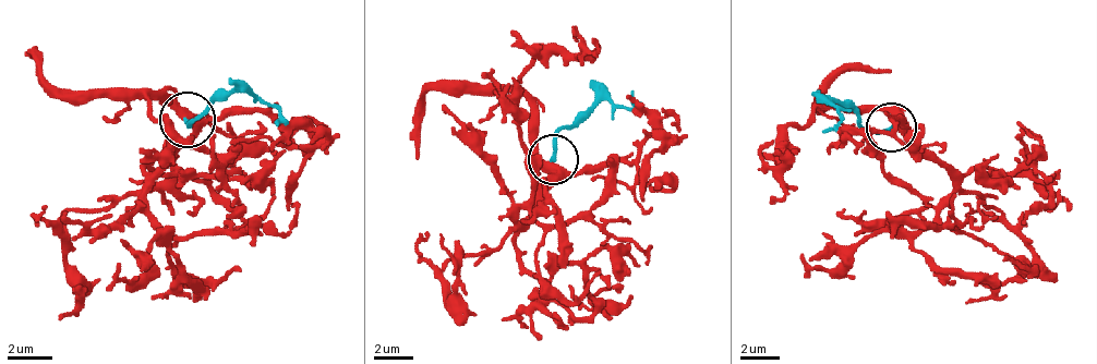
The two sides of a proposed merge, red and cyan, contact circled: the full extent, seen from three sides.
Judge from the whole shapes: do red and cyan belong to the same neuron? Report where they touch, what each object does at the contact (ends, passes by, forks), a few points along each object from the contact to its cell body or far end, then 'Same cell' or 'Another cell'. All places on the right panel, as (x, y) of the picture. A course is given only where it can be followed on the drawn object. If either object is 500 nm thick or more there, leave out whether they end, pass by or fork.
Place: (891, 126). At the ring red forks. At the ring cyan ends. Course of red: (894, 129), (1003, 217), (1033, 257), (999, 287), (964, 301). Course of cyan: (890, 129), (865, 133), (851, 108), (830, 104), (840, 119), (820, 133). Another cell

